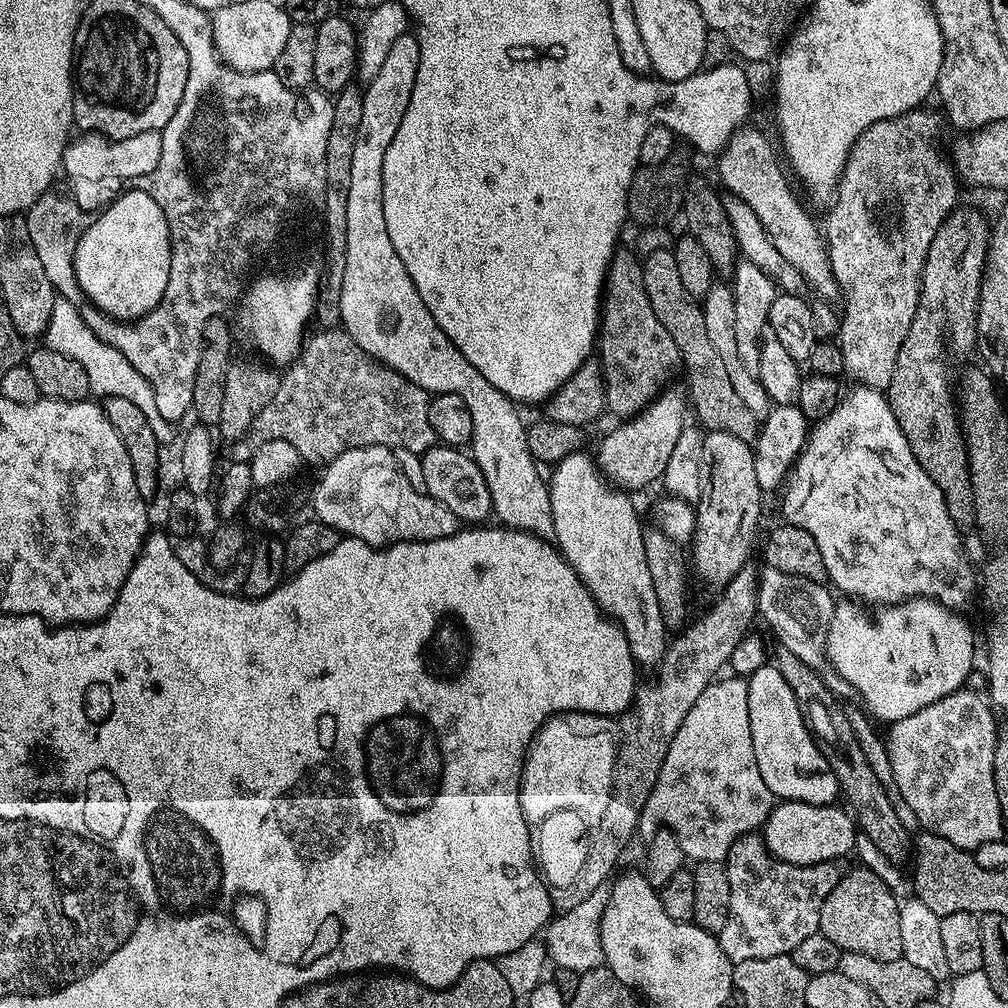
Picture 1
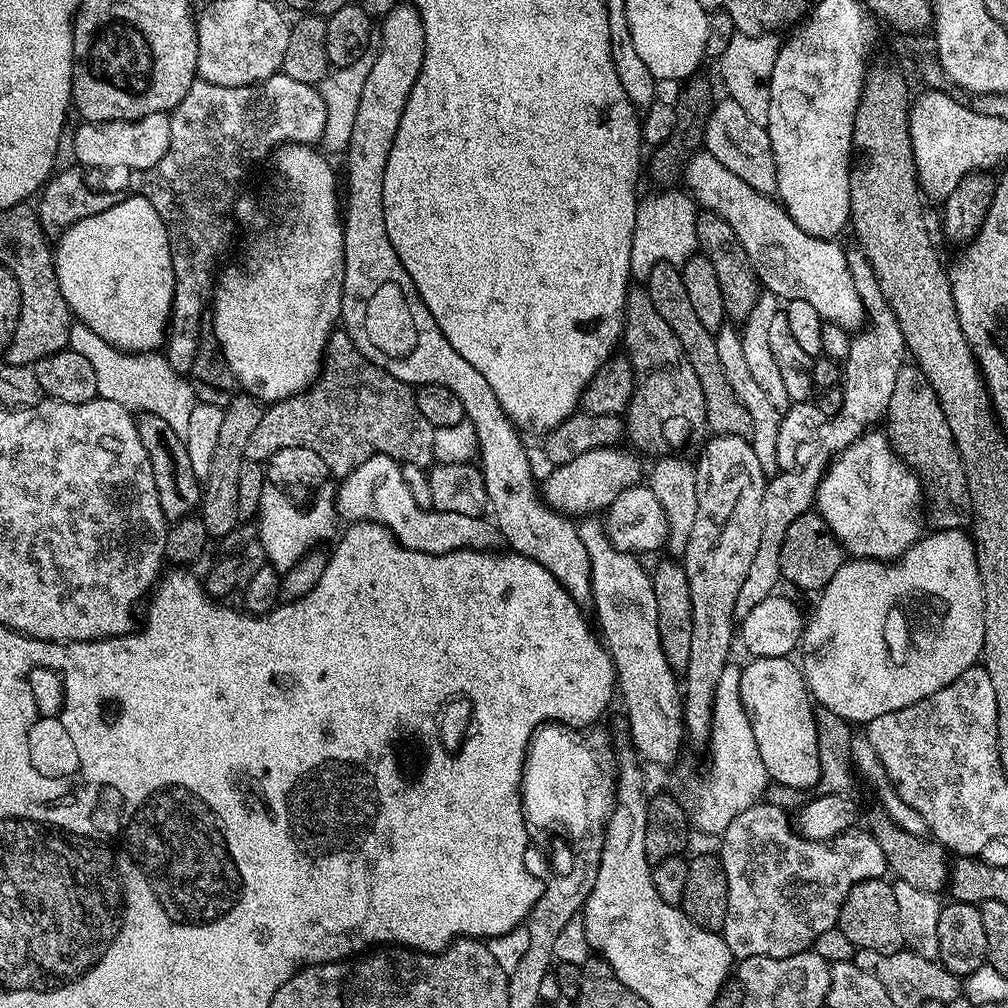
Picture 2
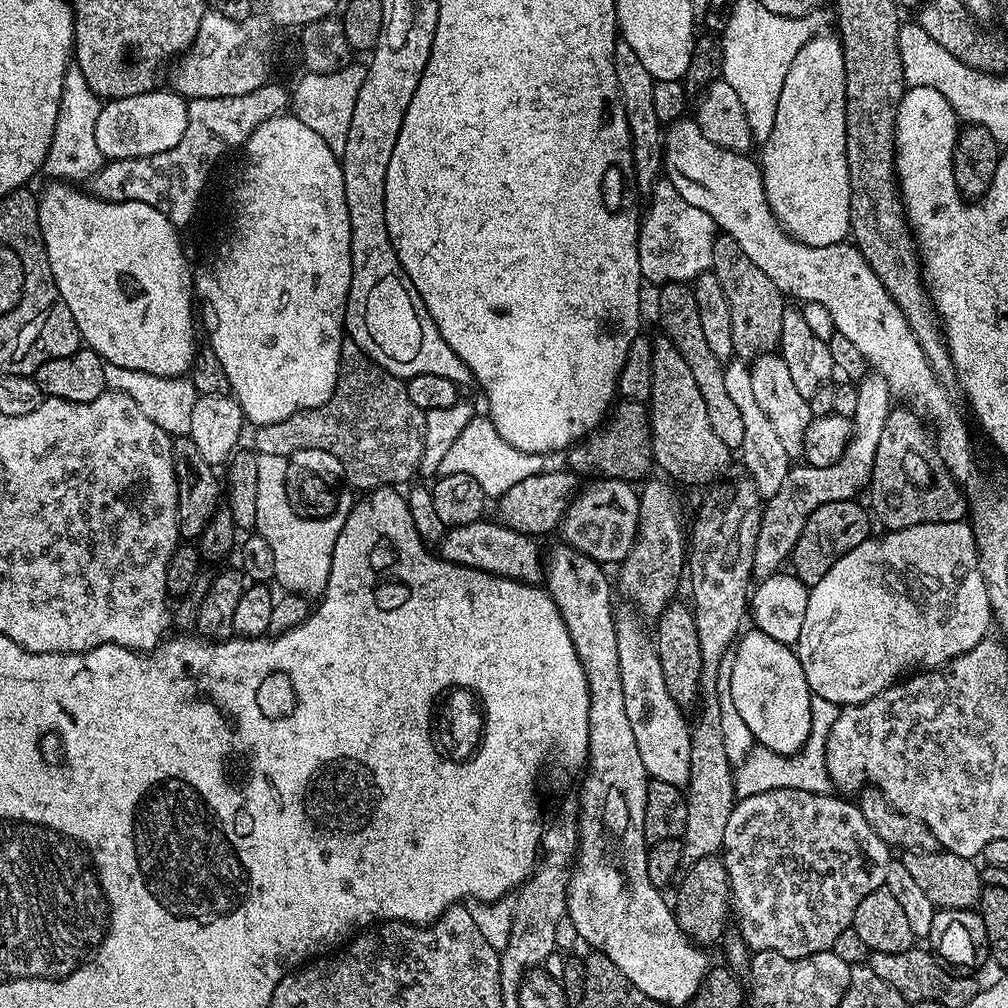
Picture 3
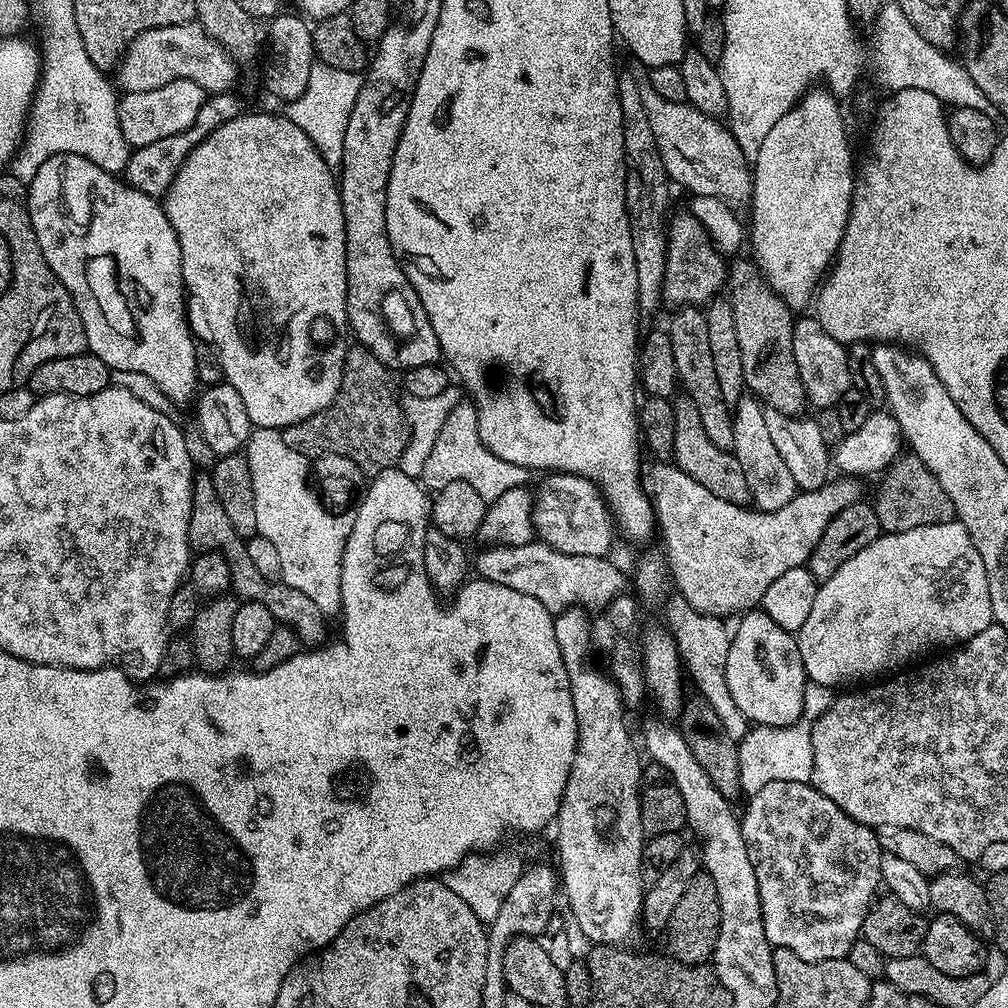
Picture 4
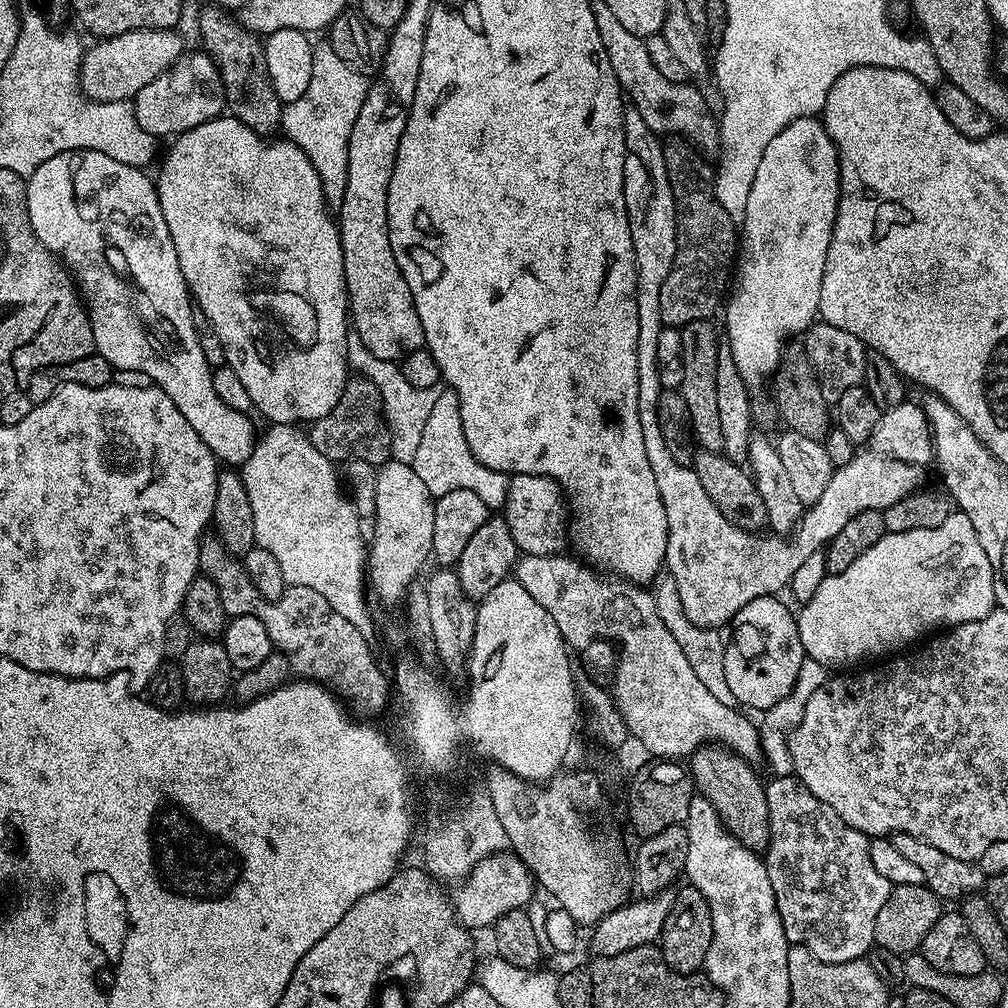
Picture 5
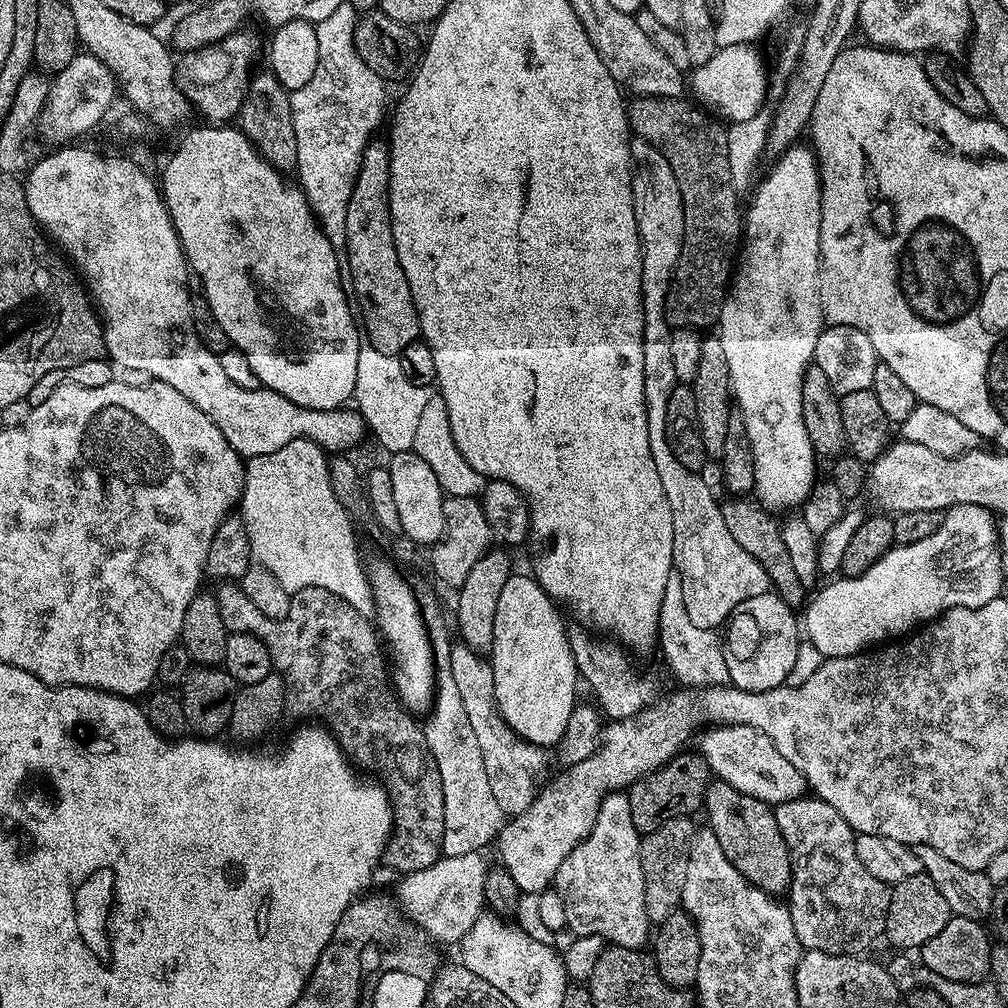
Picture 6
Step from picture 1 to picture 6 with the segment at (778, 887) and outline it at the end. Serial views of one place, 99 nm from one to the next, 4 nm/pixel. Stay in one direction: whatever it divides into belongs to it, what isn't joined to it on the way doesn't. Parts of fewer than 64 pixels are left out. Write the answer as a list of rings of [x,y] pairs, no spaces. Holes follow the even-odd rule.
[[[812,794],[775,805],[774,811],[778,830],[782,830],[782,838],[786,838],[792,853],[792,887],[786,893],[786,907],[801,949],[839,956],[867,953],[867,948],[885,935],[892,888],[878,882],[858,862],[857,833],[835,832],[832,828],[820,832],[820,824],[840,826],[844,819],[834,806]]]

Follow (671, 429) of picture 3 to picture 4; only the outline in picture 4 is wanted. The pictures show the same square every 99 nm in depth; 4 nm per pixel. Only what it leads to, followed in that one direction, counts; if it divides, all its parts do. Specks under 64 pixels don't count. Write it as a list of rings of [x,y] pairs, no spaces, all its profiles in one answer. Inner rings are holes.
[[[687,398],[677,399],[672,406],[674,414],[674,444],[672,446],[671,459],[694,482],[699,482],[701,486],[706,486],[710,494],[718,498],[726,498],[726,502],[744,506],[751,501],[750,486],[746,486],[746,473],[742,471],[742,465],[738,463],[738,458],[733,452],[726,448],[714,446],[710,438],[706,435],[706,430],[702,430],[702,421],[698,419],[698,409],[694,402]]]

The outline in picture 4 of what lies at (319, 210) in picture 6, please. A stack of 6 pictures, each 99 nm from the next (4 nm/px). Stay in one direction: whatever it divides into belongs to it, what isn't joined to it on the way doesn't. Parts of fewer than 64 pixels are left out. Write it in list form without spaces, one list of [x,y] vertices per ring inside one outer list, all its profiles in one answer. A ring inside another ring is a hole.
[[[316,62],[310,70],[310,80],[305,93],[286,104],[286,115],[290,122],[310,138],[318,154],[331,170],[339,169],[342,162],[342,142],[346,138],[346,122],[350,122],[350,110],[358,102],[358,90],[362,90],[363,75],[350,70],[334,70]]]

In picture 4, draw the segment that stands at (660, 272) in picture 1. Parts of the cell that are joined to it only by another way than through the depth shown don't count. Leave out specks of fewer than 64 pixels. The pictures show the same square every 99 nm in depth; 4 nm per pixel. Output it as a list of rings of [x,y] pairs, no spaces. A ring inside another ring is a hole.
[[[699,307],[677,308],[671,313],[666,331],[670,338],[670,347],[674,350],[676,378],[683,395],[698,409],[698,419],[702,421],[702,430],[714,446],[731,450],[734,446],[734,426],[730,405],[722,398],[722,389],[718,386],[718,373],[714,371],[714,362],[710,355],[710,342],[706,331],[706,318]]]

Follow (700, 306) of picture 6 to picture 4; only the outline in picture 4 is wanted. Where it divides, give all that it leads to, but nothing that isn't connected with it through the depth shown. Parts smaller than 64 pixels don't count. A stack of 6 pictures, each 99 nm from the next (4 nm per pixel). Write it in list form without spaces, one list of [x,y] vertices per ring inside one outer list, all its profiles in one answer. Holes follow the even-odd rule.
[[[684,210],[676,217],[671,217],[666,231],[668,233],[668,252],[666,256],[666,270],[664,271],[665,305],[672,304],[673,309],[695,308],[707,305],[709,300],[717,299],[716,292],[726,284],[726,260],[721,251],[716,248],[703,225],[691,211]]]

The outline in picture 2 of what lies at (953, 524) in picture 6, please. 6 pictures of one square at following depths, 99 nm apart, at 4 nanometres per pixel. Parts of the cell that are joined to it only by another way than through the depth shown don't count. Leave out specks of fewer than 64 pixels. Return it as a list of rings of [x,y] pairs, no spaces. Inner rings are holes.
[[[942,528],[921,535],[916,543],[911,544],[897,560],[883,562],[863,558],[849,559],[830,578],[830,582],[819,593],[820,601],[816,604],[816,613],[805,623],[802,633],[802,671],[804,680],[808,683],[809,693],[821,708],[829,708],[838,717],[851,722],[853,725],[867,726],[874,718],[882,718],[882,714],[890,714],[894,710],[902,710],[938,690],[942,686],[950,686],[958,674],[970,670],[981,659],[984,651],[984,587],[978,574],[976,561],[976,545],[967,531],[959,528]]]

